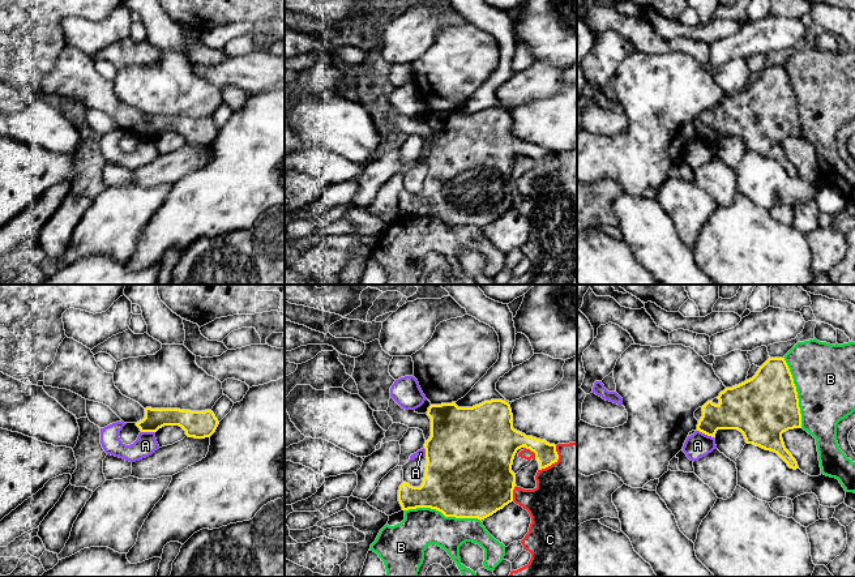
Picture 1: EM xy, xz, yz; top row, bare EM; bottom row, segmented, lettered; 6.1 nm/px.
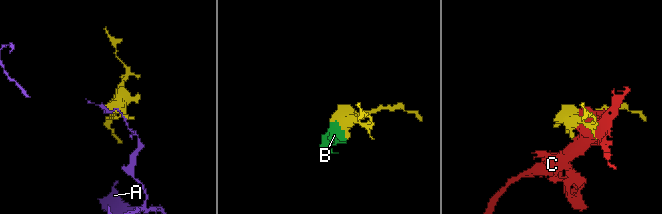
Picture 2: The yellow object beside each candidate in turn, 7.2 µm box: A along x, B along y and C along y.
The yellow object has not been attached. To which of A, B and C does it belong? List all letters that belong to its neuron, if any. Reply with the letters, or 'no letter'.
no letter

